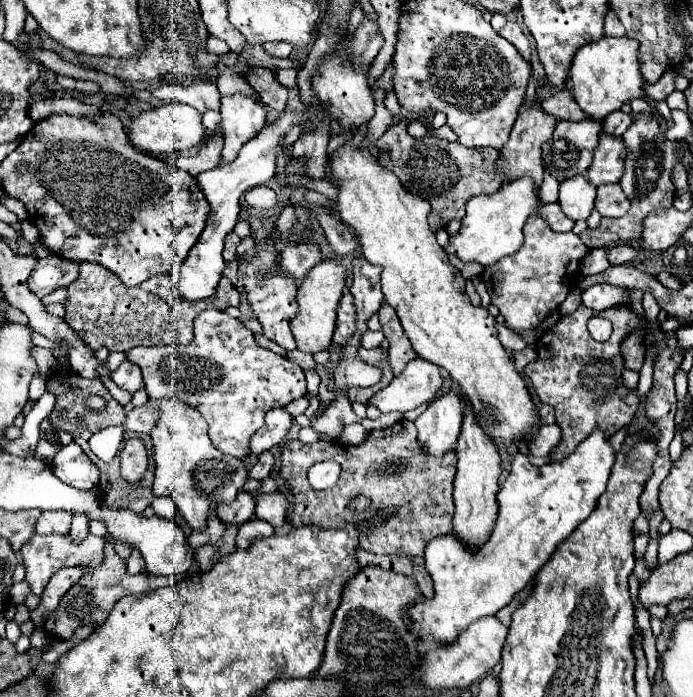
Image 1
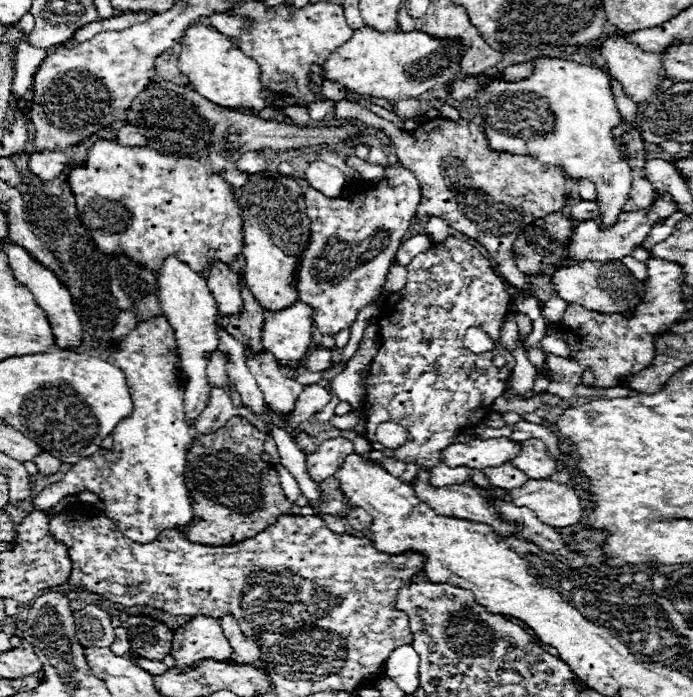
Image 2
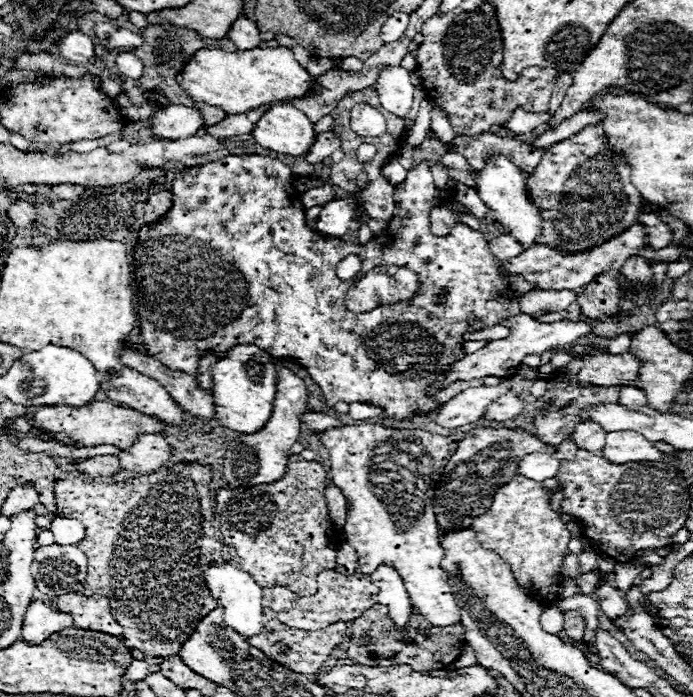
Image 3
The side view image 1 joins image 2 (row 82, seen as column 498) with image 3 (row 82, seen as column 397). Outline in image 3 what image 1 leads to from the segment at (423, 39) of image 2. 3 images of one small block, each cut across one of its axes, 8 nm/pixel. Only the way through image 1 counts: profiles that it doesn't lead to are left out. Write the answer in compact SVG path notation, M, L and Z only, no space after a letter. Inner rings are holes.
M218 48L198 50L178 74L178 86L184 88L196 102L220 106L228 114L254 110L262 104L304 96L314 82L292 56L288 48L254 48L244 52L226 52Z

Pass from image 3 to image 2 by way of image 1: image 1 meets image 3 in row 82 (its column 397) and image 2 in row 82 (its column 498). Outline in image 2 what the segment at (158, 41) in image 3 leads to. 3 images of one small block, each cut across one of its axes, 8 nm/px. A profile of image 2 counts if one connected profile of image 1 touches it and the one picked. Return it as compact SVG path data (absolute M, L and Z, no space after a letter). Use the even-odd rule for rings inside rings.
M176 44L174 48L170 48L168 52L164 52L162 56L158 56L156 60L156 76L154 82L160 80L170 80L178 86L188 86L188 78L178 70L178 54L180 54L180 44Z

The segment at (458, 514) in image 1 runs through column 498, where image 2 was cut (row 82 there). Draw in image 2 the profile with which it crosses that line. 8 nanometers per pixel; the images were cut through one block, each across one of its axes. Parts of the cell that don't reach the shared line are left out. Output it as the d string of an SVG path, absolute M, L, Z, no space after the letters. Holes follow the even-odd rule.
M458 80L452 86L452 98L454 100L464 100L464 98L474 98L478 94L476 80Z

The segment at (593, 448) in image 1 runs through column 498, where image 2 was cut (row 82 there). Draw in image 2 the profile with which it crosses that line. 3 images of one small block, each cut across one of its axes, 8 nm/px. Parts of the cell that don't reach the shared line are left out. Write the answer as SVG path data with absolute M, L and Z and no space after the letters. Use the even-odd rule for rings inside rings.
M558 56L536 58L532 66L534 68L530 78L516 82L494 78L480 90L476 102L480 108L484 134L488 136L494 150L504 150L508 154L526 154L540 160L542 164L564 168L570 178L594 180L598 184L598 220L602 220L602 228L612 228L618 220L618 214L622 212L622 206L628 200L628 192L632 188L632 170L626 158L622 158L622 150L620 146L616 146L612 136L612 128L620 126L622 120L614 106L610 78L606 72L594 66L584 66Z

